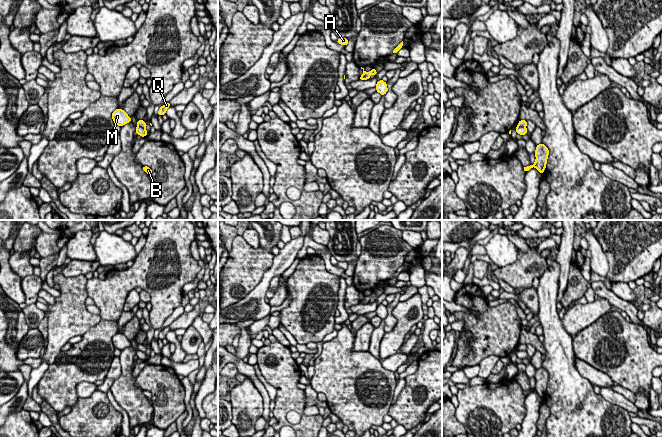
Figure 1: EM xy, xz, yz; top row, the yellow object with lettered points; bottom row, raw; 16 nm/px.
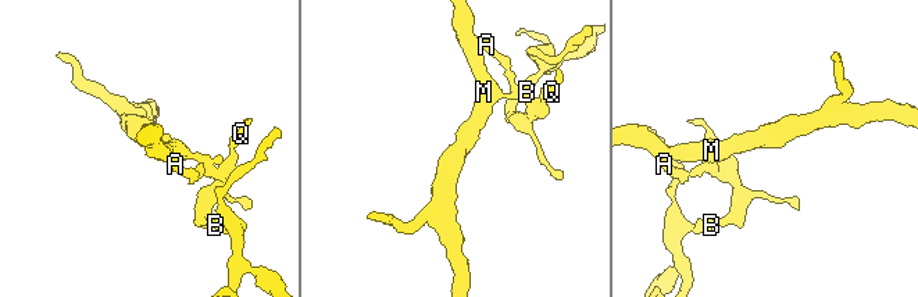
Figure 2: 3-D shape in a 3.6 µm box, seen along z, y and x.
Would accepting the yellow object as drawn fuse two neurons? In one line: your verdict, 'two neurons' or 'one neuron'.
two neurons

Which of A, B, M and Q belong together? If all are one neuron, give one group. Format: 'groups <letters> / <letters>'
groups A M / B Q

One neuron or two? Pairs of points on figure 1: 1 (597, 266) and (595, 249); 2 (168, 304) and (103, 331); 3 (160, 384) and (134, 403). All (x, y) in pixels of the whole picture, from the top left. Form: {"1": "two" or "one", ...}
{"1": "one", "2": "two", "3": "two"}

